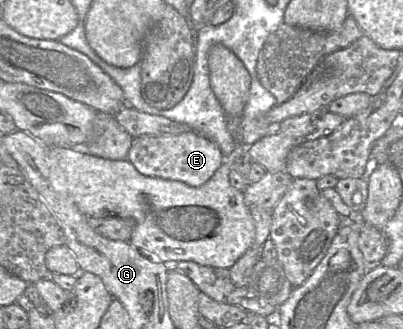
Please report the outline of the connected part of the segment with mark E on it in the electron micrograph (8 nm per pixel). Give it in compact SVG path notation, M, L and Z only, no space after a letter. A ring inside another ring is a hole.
M194 131L133 138L126 159L142 175L180 181L191 187L205 184L223 163L217 145Z

